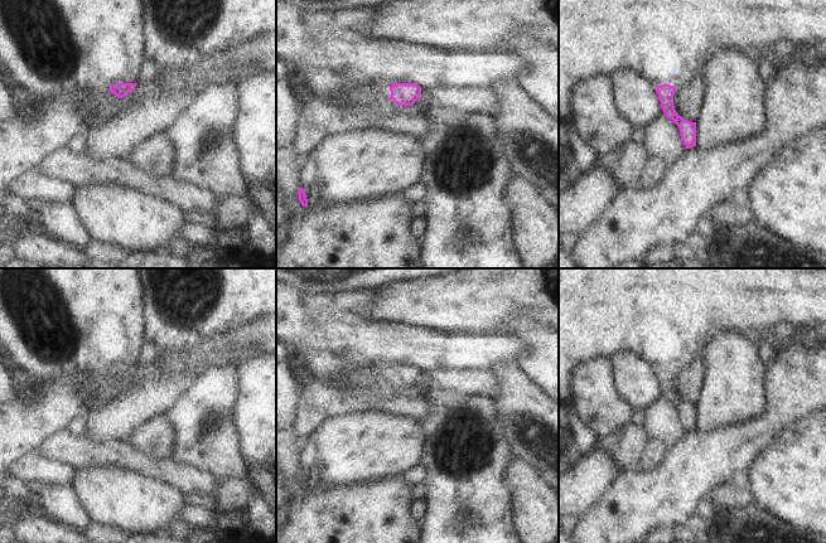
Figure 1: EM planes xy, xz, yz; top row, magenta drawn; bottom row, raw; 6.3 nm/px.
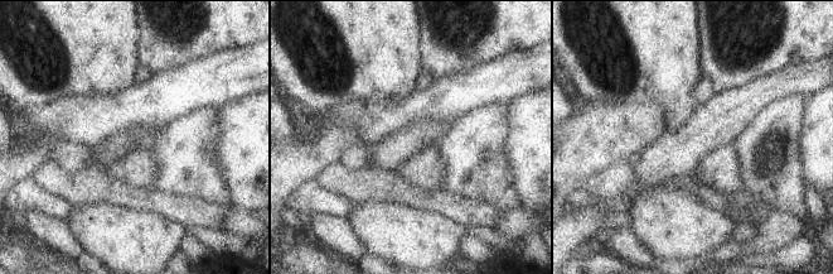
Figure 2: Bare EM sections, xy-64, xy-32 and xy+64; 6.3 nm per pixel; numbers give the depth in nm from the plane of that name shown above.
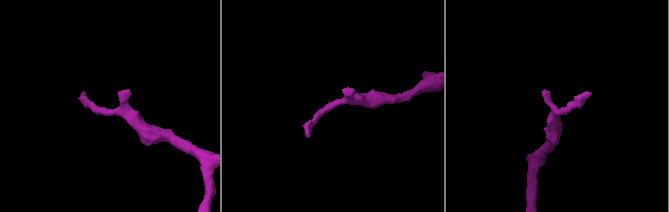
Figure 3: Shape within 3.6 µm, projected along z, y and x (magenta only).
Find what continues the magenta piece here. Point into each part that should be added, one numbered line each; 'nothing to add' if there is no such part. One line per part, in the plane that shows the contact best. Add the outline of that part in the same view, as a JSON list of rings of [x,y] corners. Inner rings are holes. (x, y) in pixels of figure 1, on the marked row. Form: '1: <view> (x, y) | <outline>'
1: xy (51, 47) | [[[0,0],[0,63],[35,98],[137,83],[146,57],[148,0]]]

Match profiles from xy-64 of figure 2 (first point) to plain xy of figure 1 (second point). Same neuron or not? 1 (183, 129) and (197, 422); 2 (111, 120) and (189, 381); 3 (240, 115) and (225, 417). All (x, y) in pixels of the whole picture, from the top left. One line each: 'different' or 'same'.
1: same
2: different
3: different

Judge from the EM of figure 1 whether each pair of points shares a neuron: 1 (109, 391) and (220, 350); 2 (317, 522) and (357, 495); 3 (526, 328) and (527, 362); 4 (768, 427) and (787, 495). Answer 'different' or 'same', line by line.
1: same
2: same
3: same
4: different

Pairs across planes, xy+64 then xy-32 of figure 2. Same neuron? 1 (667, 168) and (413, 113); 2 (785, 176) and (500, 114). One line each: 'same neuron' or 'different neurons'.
1: different neurons
2: same neuron

